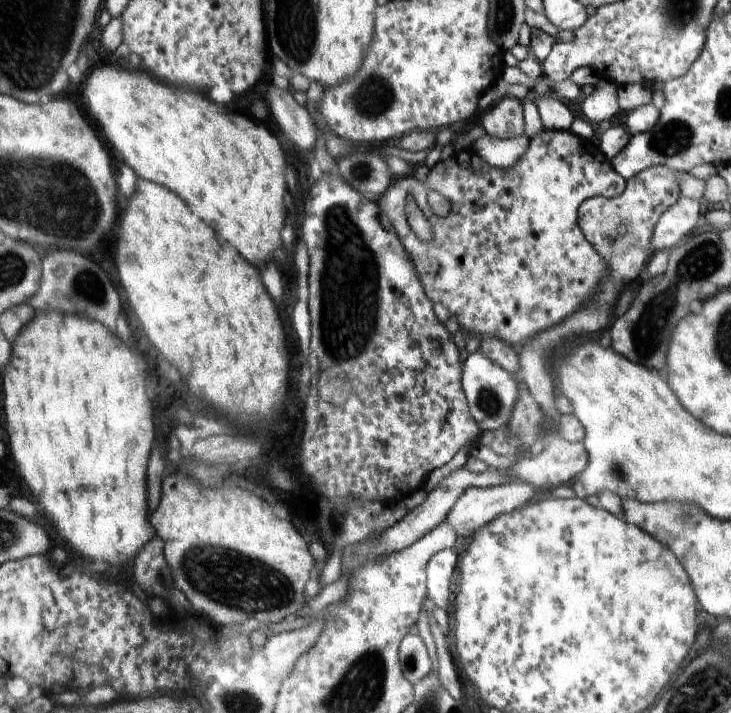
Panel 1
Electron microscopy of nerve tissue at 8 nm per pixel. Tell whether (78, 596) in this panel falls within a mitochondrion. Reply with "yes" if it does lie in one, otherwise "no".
no

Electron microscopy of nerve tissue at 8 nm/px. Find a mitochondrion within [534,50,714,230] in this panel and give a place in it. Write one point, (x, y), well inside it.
(674, 138)

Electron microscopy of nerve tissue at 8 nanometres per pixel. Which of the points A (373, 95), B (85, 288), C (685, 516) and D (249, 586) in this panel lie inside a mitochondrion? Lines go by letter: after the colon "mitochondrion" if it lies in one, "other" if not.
A: mitochondrion
B: mitochondrion
C: mitochondrion
D: mitochondrion

